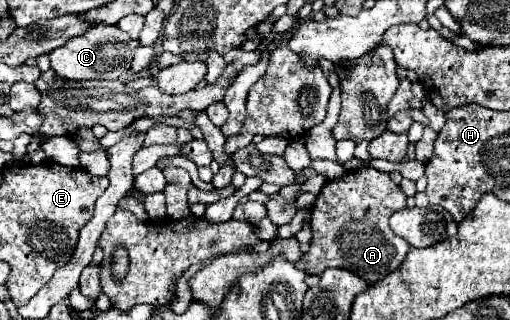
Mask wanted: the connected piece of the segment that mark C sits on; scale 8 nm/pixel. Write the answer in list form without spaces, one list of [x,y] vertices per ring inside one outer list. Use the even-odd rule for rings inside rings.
[[[95,25],[81,37],[73,37],[67,45],[57,47],[49,53],[51,69],[69,81],[91,81],[91,79],[119,79],[123,73],[129,71],[133,61],[133,49],[139,41],[129,39],[119,27],[115,25]]]

